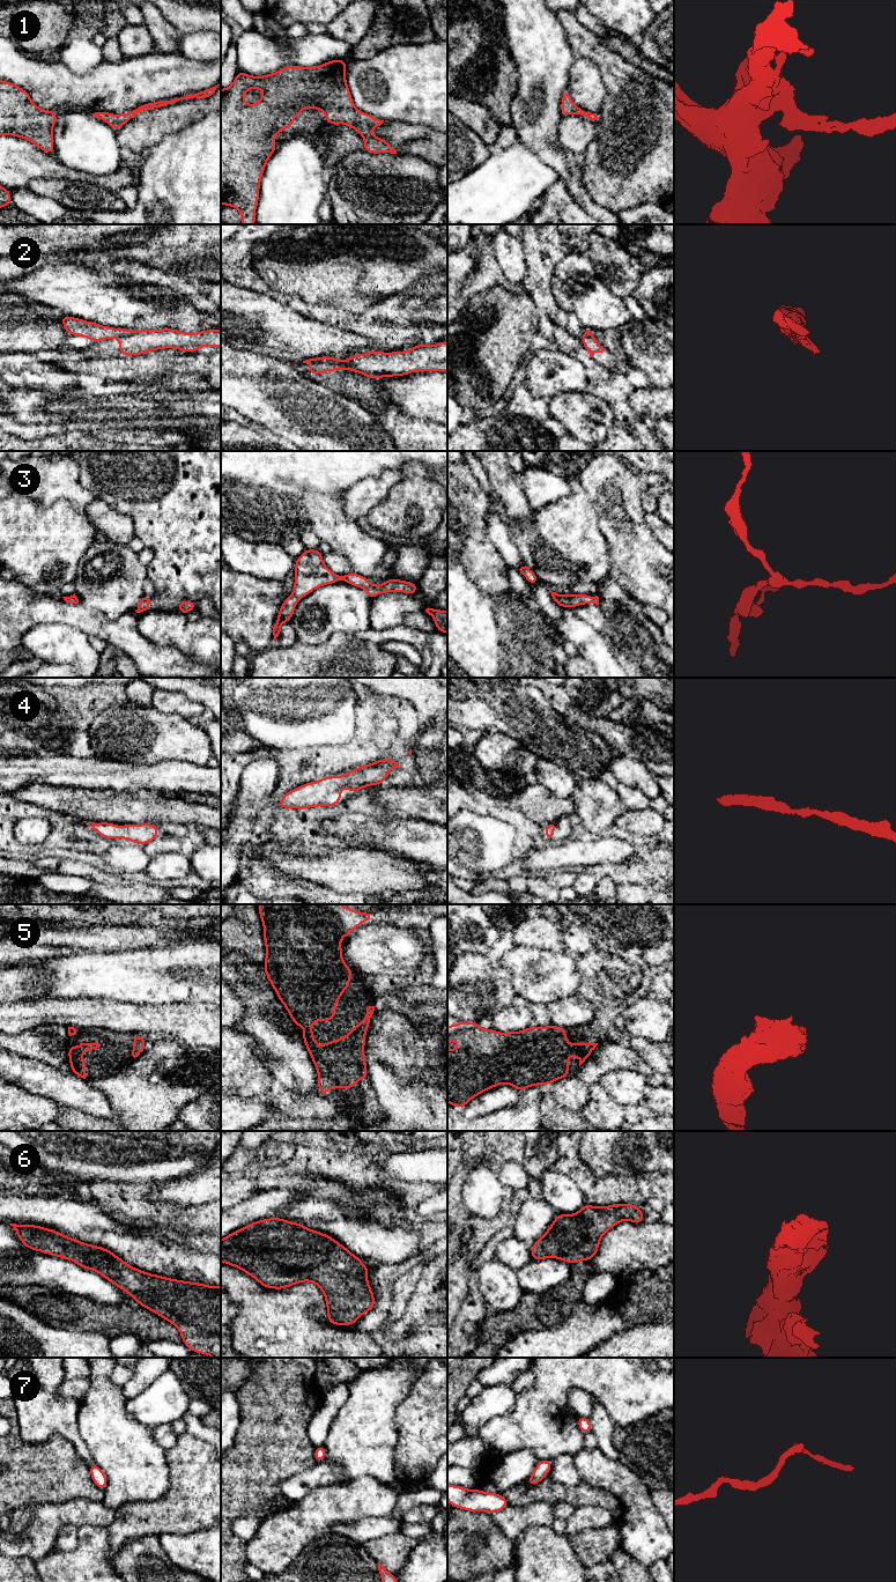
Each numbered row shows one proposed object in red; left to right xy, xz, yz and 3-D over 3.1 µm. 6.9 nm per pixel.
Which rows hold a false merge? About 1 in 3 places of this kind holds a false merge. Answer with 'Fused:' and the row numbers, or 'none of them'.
Fused: 2

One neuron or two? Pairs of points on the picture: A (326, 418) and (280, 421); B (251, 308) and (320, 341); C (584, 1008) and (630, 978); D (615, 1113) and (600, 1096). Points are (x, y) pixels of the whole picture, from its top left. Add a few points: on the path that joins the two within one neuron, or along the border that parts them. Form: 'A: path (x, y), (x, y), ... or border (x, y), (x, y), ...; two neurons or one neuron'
A: path (315, 418), (291, 418); one neuron
B: path (268, 316), (290, 338), (303, 339); one neuron
C: border (576, 995), (586, 999), (594, 1007); two neurons
D: path (612, 1109), (602, 1100); one neuron

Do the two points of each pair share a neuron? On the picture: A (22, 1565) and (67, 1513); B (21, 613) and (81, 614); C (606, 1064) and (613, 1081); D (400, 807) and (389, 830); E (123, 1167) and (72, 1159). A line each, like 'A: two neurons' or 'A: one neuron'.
A: two neurons
B: one neuron
C: two neurons
D: two neurons
E: one neuron

